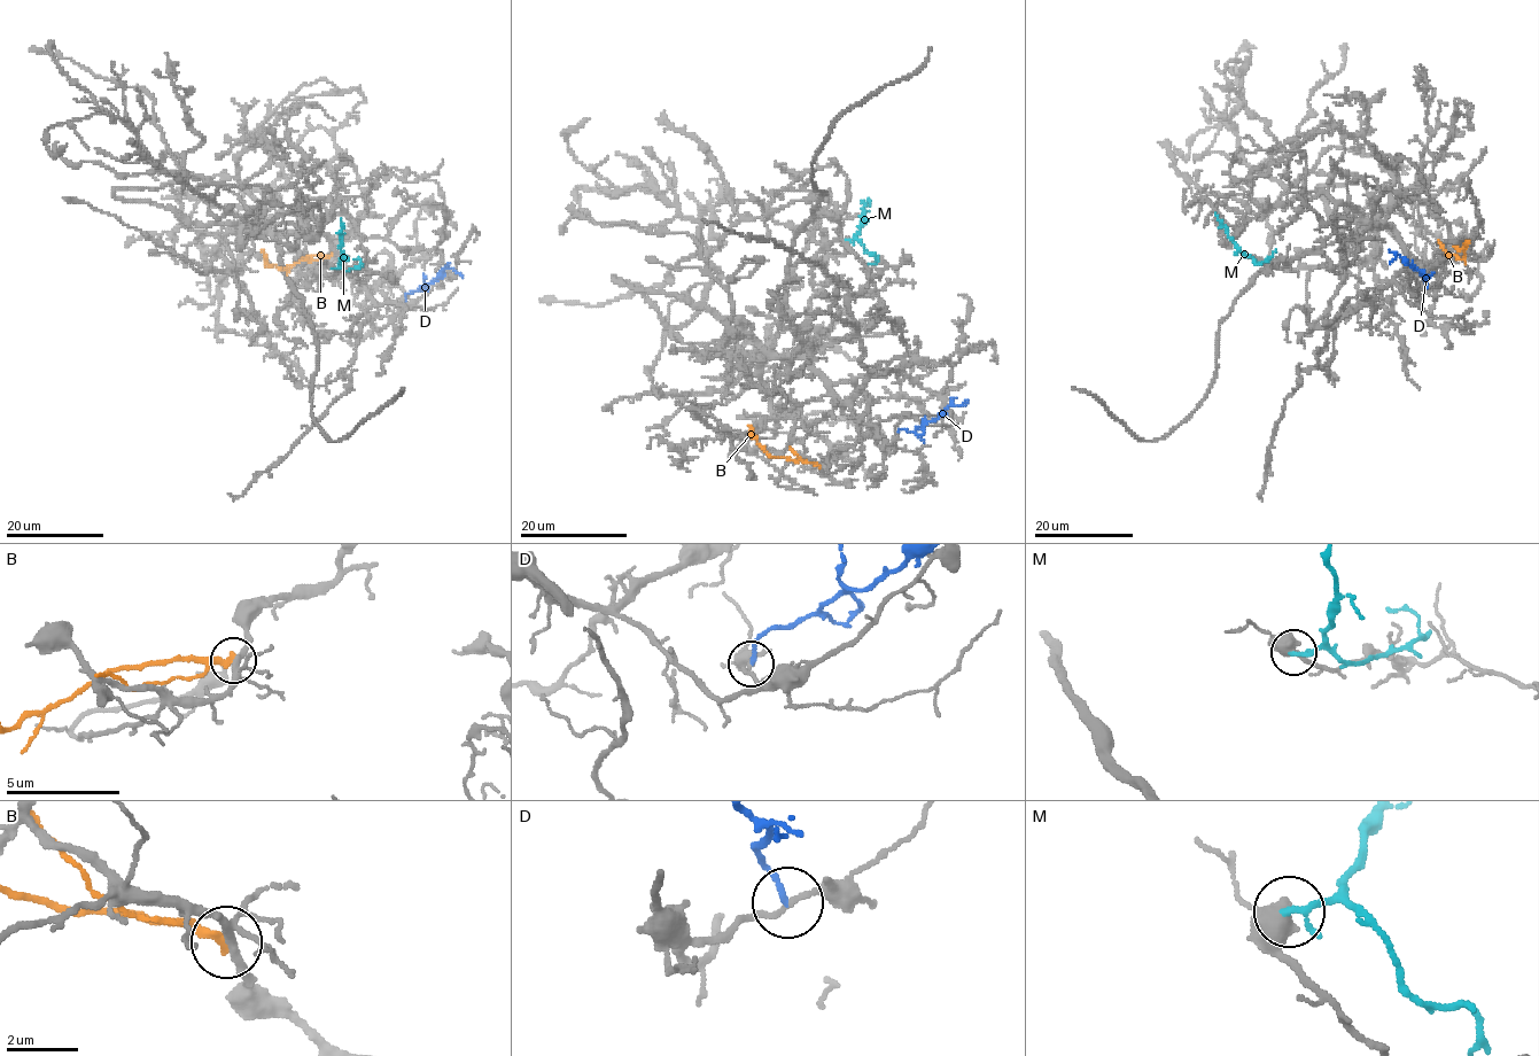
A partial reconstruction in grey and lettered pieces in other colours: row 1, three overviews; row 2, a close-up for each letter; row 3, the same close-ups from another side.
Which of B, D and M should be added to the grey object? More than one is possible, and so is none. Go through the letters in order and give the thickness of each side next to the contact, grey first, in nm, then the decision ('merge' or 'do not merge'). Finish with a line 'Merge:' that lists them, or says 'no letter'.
B: 200 nm thick on the grey side, 300 nm on the other; do not merge
D: 150 nm thick on the grey side, 170 nm on the other; do not merge
M: 460 nm thick on the grey side, 190 nm on the other; do not merge
Merge: no letter

